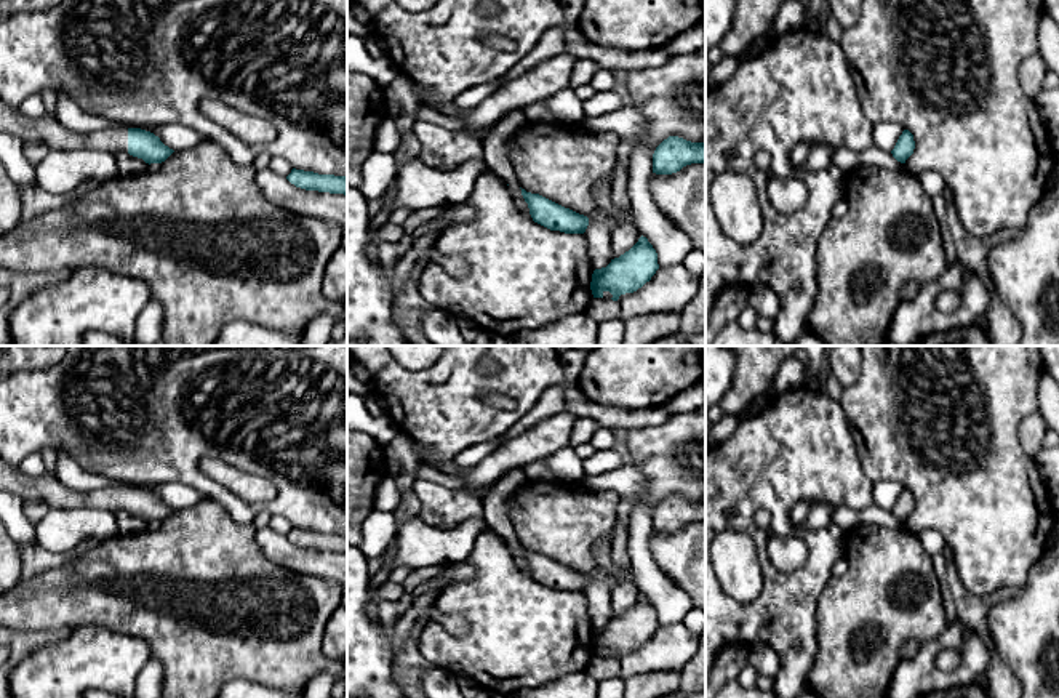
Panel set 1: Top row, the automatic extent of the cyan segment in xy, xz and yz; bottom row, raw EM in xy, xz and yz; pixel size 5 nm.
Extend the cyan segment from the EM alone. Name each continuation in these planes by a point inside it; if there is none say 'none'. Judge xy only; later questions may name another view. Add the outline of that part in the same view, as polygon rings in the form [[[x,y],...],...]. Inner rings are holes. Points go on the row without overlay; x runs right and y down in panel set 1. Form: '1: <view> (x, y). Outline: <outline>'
1: xy (47, 489). Outline: [[[0,459],[0,491],[26,501],[42,501],[51,509],[106,509],[128,511],[128,487],[107,487],[80,493],[62,485],[54,475],[27,477],[19,466],[11,467]]]

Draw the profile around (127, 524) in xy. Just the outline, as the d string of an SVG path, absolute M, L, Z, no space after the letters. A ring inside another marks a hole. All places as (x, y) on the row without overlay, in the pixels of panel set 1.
M117 511L114 515L117 520L118 535L139 533L149 528L149 522L146 522L142 517L130 514L128 511Z

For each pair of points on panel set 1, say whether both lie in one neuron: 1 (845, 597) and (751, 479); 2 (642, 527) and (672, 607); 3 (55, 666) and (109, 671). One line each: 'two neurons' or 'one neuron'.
1: two neurons
2: one neuron
3: one neuron

